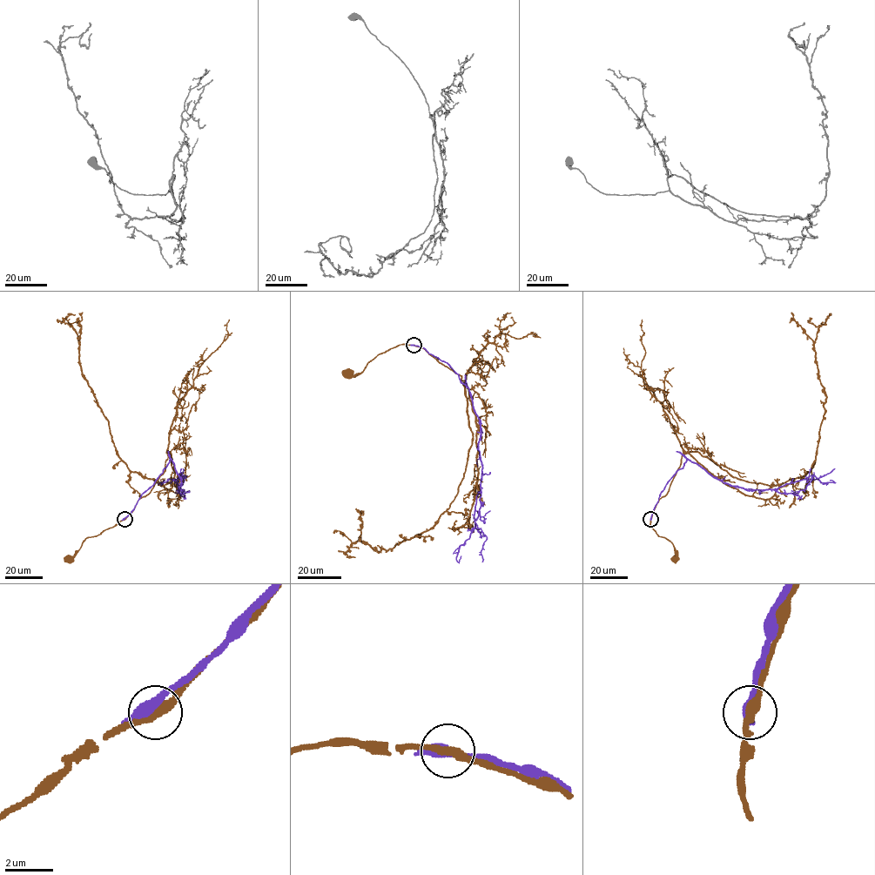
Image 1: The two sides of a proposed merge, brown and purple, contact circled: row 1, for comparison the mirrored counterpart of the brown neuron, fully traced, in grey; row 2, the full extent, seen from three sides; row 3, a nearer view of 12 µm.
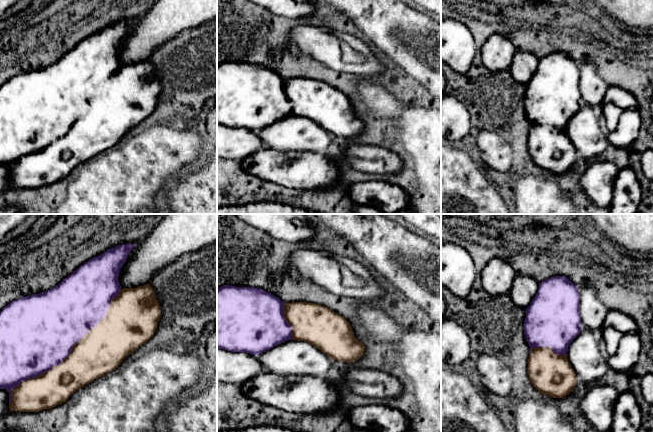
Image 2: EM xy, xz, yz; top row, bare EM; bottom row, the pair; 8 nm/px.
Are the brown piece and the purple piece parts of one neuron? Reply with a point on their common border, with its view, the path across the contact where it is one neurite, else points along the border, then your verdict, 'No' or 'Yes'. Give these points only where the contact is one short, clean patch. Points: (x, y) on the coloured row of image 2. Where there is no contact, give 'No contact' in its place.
Touches brown at xy (67, 357). No

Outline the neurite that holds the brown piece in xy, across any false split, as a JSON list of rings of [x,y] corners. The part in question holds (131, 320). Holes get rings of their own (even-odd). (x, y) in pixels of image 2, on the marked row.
[[[149,284],[121,289],[111,301],[105,317],[72,347],[72,352],[59,366],[53,366],[44,374],[29,378],[13,388],[10,412],[51,409],[67,401],[79,388],[114,371],[128,355],[152,338],[160,316],[159,303]]]

